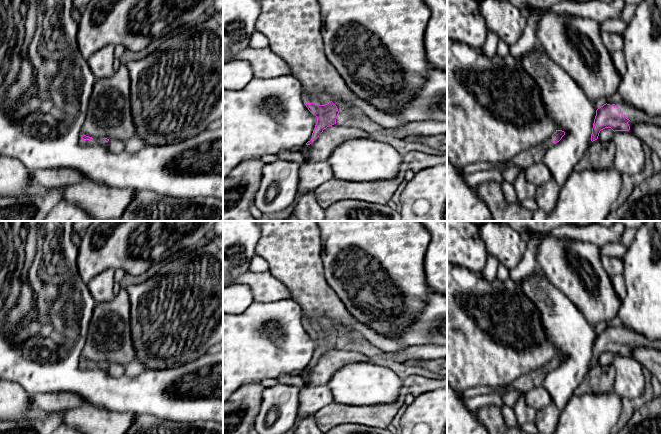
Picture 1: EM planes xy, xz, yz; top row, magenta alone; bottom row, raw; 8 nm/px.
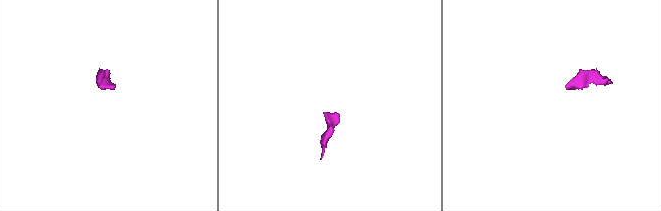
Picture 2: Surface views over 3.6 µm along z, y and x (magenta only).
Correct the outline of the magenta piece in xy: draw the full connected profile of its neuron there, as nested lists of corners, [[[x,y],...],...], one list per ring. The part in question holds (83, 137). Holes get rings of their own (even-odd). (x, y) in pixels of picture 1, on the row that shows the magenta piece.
[[[82,135],[80,138],[80,144],[83,146],[104,146],[108,141],[107,138],[92,138],[86,135]]]

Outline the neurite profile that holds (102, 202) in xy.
[[[0,156],[0,197],[47,195],[52,191],[60,191],[60,200],[79,206],[96,221],[120,219],[137,192],[89,180],[62,188],[43,188],[31,182],[31,170],[17,159]]]

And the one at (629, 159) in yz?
[[[615,131],[612,141],[616,148],[614,167],[622,176],[640,173],[645,165],[643,142],[636,135],[623,131]]]

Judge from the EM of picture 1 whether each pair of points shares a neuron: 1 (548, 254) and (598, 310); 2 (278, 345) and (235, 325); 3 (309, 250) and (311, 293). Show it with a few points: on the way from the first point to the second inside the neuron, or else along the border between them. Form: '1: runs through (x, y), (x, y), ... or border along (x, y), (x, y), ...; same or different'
1: runs through (562, 268), (587, 296); same
2: runs through (267, 342), (252, 342), (246, 336); same
3: runs through (309, 261), (309, 282); same

